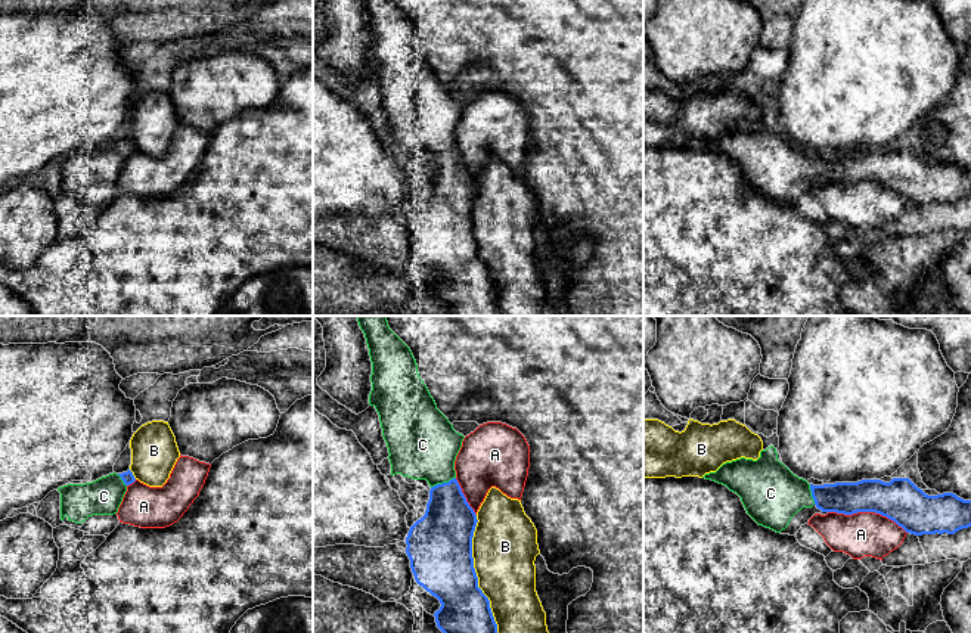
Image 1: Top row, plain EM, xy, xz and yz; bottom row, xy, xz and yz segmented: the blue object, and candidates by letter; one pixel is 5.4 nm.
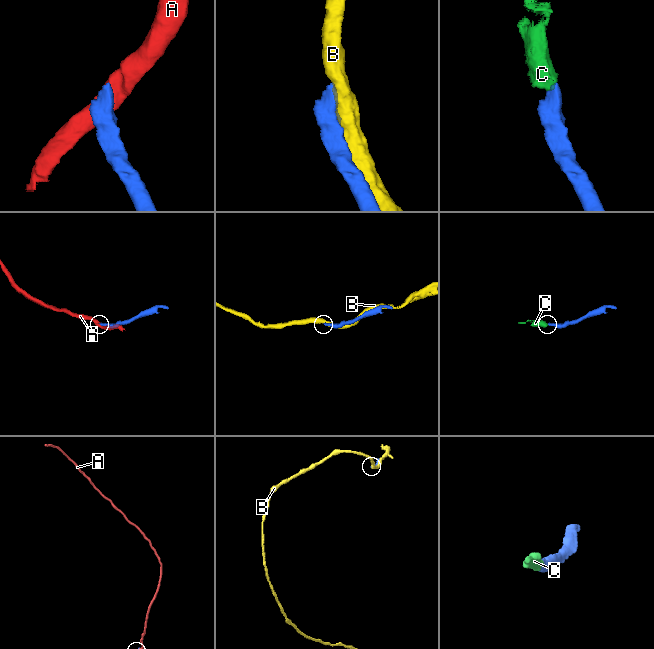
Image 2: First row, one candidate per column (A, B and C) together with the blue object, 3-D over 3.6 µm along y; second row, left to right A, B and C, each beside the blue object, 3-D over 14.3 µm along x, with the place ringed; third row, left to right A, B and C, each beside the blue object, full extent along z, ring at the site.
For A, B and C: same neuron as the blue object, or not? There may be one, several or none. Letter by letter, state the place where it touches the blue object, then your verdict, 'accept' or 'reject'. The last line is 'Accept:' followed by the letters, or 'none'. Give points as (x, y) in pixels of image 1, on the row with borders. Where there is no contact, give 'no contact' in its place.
A: contact yz (868, 511); reject
B: contact xz (475, 574); reject
C: contact xz (443, 483); accept
Accept: C

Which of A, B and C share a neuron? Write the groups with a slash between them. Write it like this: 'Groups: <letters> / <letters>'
Groups: A / B / C

